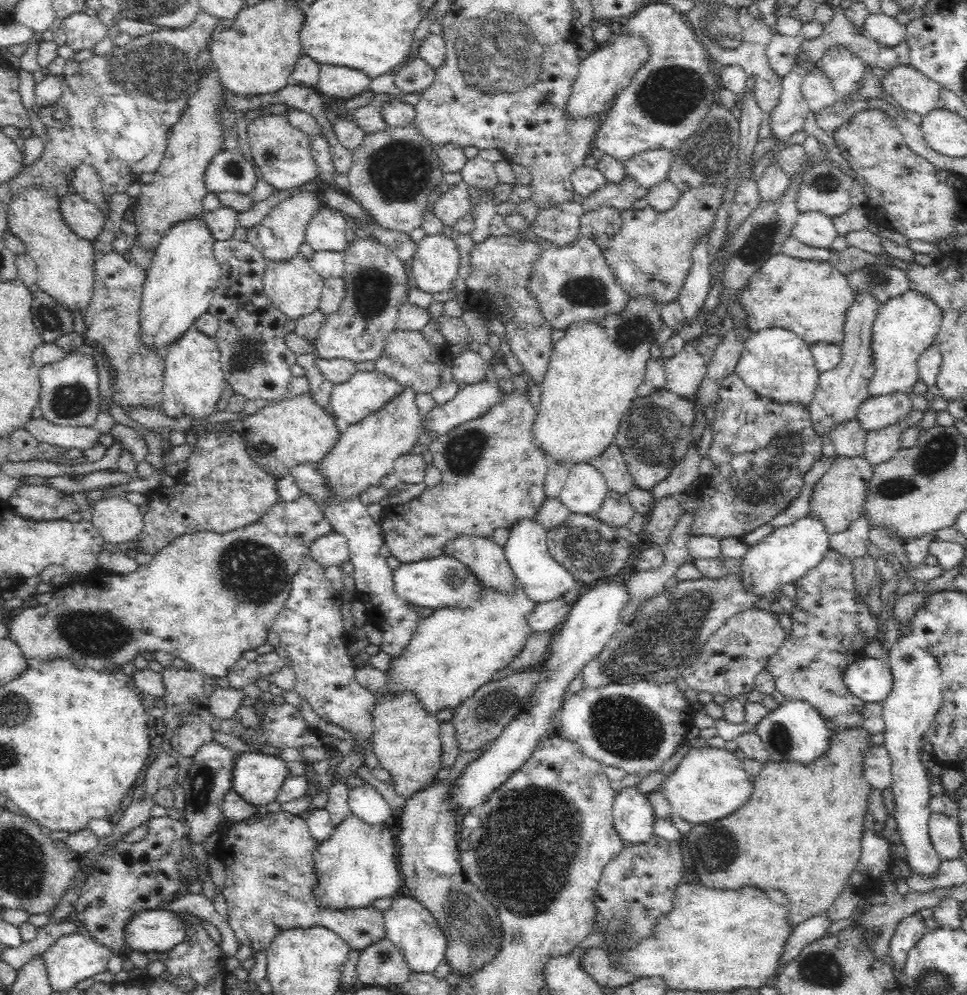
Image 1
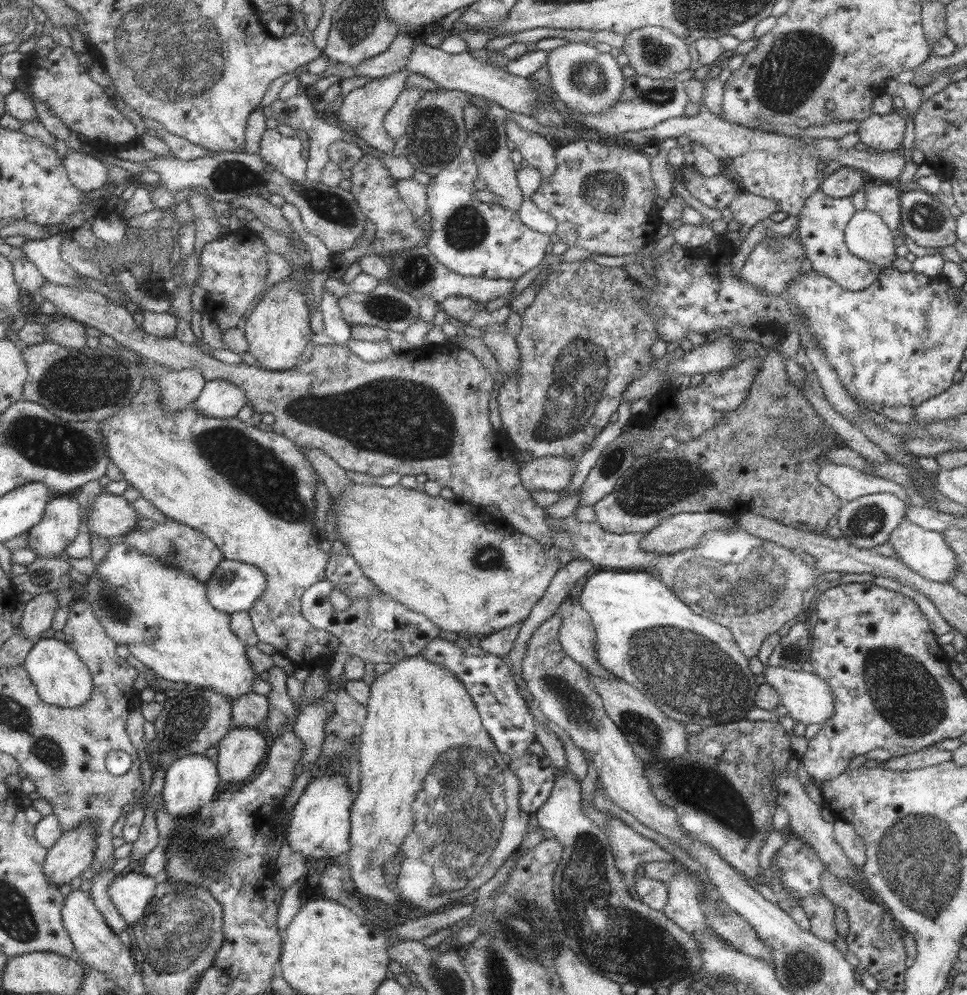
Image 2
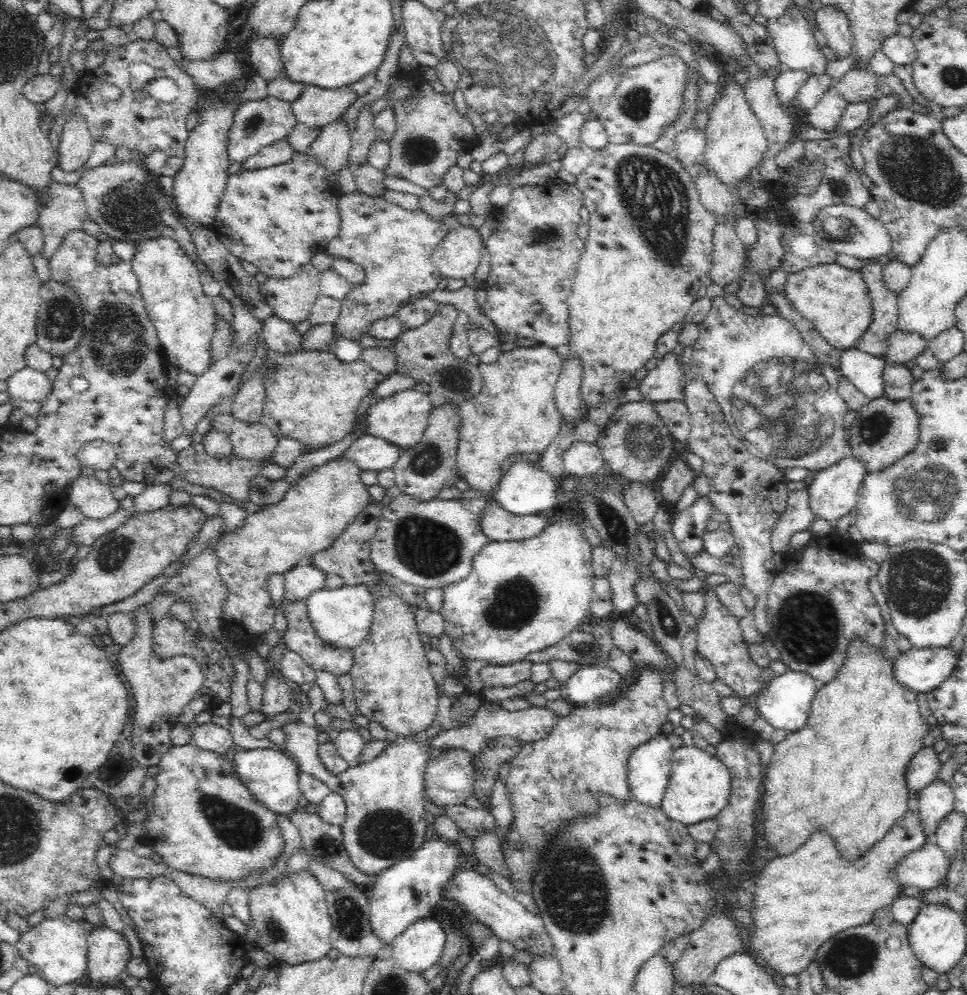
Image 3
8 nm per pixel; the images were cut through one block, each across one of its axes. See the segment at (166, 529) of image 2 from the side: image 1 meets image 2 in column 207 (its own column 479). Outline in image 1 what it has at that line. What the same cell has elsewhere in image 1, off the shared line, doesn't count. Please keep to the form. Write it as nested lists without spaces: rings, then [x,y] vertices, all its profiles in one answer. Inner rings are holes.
[[[461,535],[445,547],[445,556],[464,563],[483,586],[498,590],[500,594],[513,594],[517,580],[507,563],[505,552],[491,539]]]

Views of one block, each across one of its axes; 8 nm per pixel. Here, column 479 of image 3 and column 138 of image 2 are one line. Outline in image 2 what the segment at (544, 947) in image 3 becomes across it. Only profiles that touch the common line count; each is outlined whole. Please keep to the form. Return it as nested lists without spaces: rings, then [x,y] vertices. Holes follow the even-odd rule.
[[[138,868],[121,872],[111,884],[113,903],[131,927],[143,917],[154,898],[156,886],[154,878],[144,875]]]

